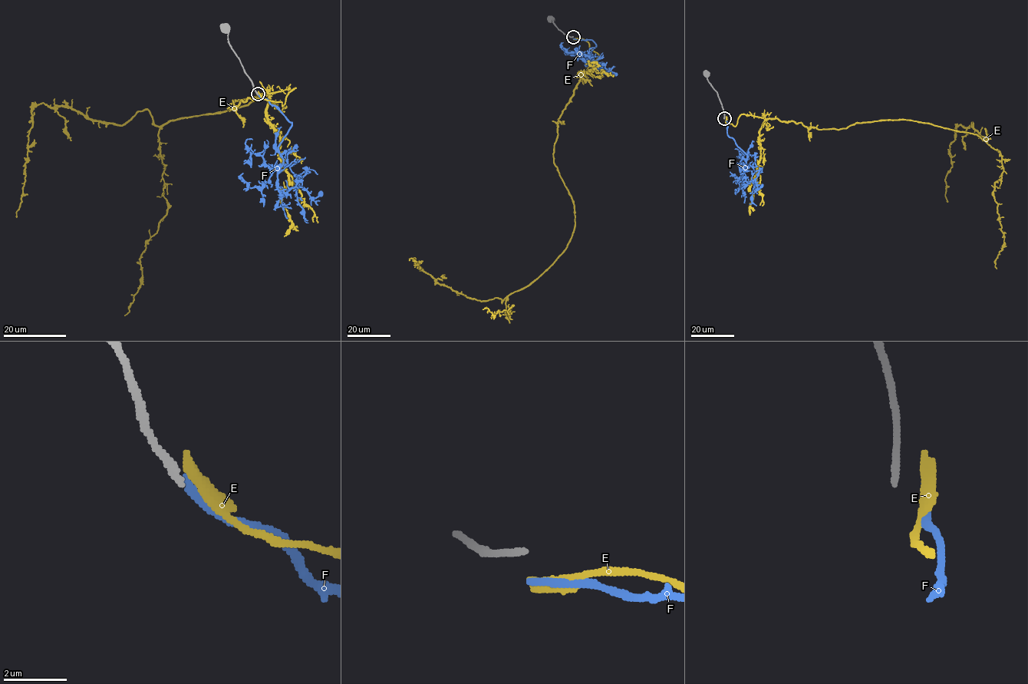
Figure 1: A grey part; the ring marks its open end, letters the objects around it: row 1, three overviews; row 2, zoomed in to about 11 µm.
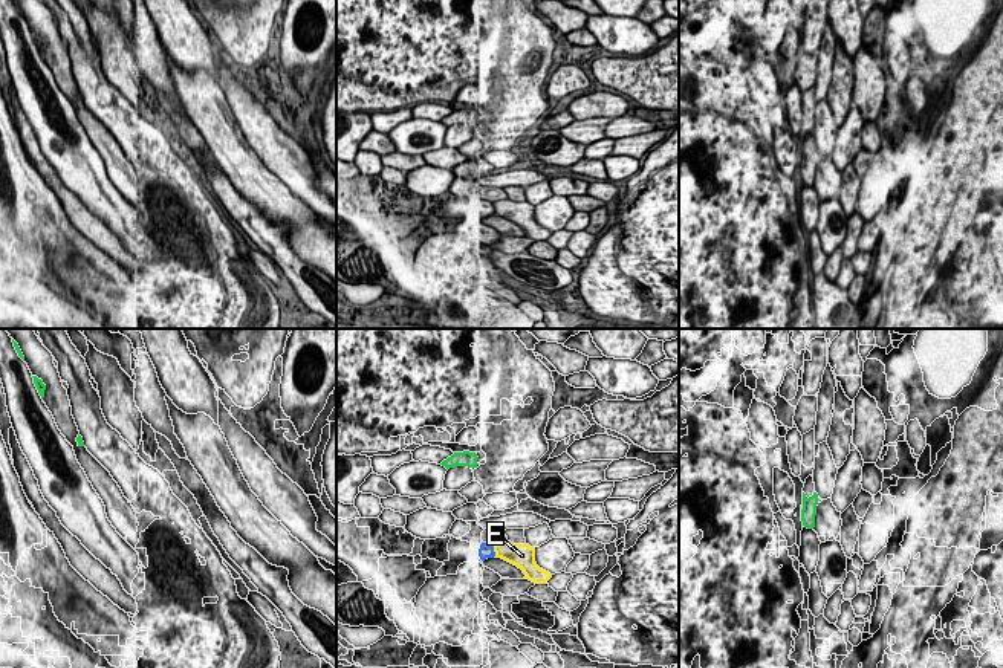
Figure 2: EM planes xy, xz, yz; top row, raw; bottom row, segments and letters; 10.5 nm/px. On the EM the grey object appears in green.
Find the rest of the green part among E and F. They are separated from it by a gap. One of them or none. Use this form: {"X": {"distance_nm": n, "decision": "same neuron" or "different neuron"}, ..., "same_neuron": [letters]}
{"E": {"distance_nm": 850, "decision": "different neuron"}, "F": {"distance_nm": 800, "decision": "different neuron"}, "same_neuron": []}

